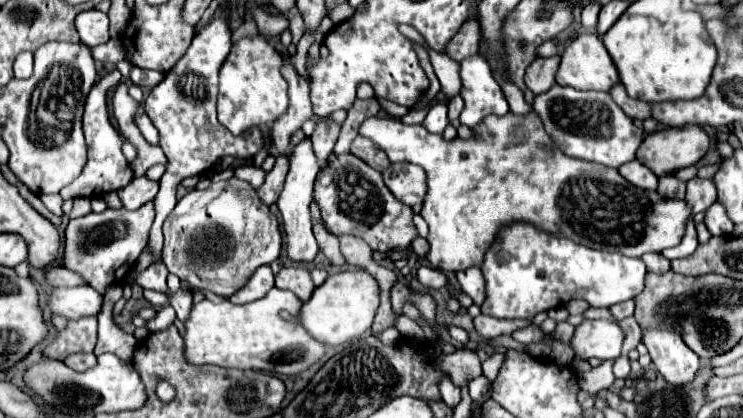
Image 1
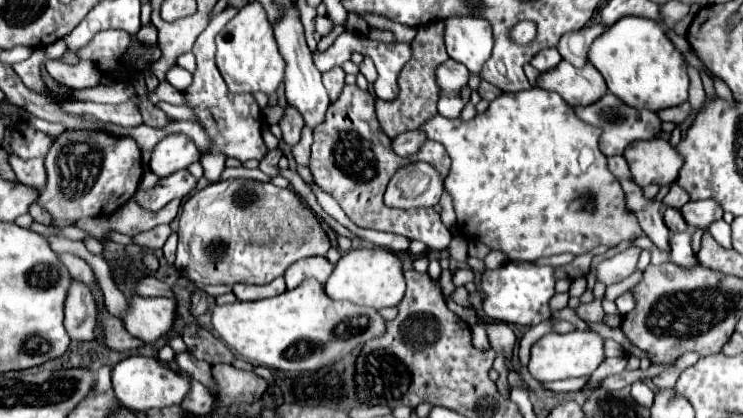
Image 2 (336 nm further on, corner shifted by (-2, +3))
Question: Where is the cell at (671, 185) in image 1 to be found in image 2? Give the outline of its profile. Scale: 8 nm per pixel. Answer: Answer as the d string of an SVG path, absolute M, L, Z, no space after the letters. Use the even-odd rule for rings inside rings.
M667 207L667 209L663 211L663 215L665 215L665 225L667 225L671 231L685 231L685 229L687 229L687 223L685 223L685 219L683 219L683 215L681 215L679 209Z

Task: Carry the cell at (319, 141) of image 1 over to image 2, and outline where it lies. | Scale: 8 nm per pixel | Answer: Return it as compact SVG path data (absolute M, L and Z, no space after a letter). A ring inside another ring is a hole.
M341 67L331 69L329 73L325 73L325 75L323 75L323 85L325 85L327 93L329 93L331 103L333 103L333 101L337 101L339 93L343 91L343 85L345 85L345 83L343 83L343 79L345 79L345 73L343 73L343 69L341 69Z

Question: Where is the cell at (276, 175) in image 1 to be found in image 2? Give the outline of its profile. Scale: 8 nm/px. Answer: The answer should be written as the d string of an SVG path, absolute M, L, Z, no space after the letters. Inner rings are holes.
M285 109L285 117L281 119L281 131L283 131L283 143L287 147L293 147L297 145L297 141L301 139L301 129L303 129L303 121L301 121L301 115L293 109Z

